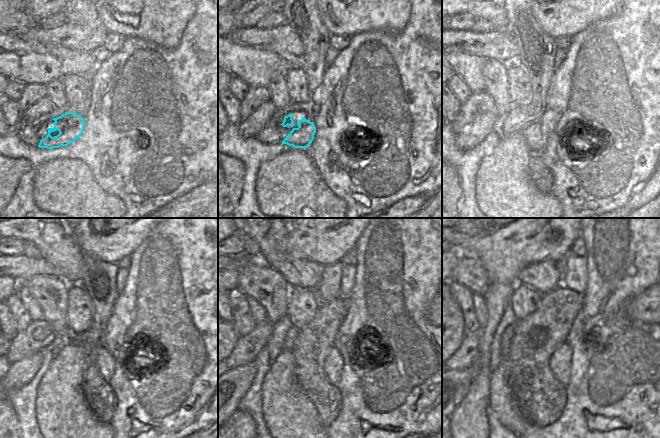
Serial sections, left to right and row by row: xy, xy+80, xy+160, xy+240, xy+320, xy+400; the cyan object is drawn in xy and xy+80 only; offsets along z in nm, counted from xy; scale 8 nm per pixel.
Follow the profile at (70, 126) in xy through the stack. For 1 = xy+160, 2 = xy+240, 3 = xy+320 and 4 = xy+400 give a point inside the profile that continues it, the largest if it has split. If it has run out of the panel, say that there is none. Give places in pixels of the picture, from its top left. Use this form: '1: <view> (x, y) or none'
1: xy+160 (532, 134)
2: xy+240 (104, 361)
3: xy+320 (333, 362)
4: xy+400 (561, 360)

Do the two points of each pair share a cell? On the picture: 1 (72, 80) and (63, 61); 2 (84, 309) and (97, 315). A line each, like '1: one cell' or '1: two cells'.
1: two cells
2: two cells

